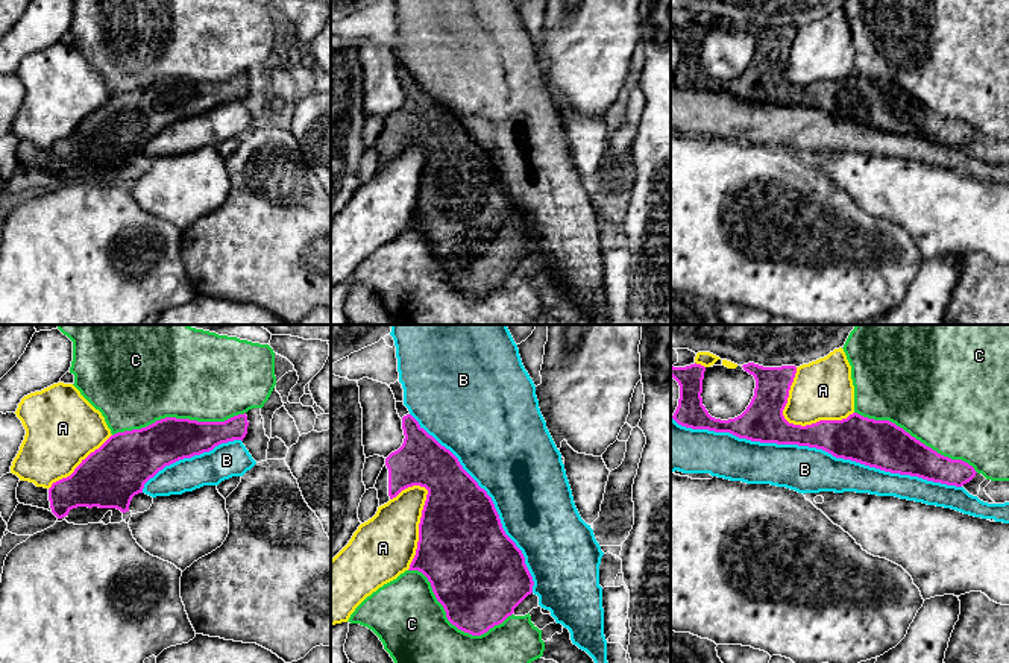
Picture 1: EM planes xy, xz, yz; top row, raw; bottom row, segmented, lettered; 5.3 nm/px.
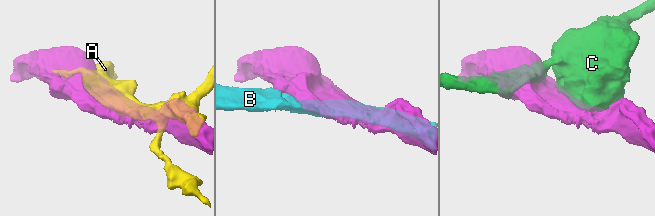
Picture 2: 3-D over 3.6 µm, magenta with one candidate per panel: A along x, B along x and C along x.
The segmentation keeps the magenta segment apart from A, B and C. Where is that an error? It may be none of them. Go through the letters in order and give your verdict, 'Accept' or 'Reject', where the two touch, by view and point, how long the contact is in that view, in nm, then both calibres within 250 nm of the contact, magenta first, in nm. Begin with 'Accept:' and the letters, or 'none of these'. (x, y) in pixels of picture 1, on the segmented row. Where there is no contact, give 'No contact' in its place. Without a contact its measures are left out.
Accept: none of these
A: Reject. Touches magenta at yz (792, 424). Shared border 400 nm. Thickness 220 nm (magenta) against 320 nm
B: Reject. Touches magenta at yz (817, 448). Shared border 1600 nm. Thickness 240 nm (magenta) against 240 nm
C: Reject. Touches magenta at xy (178, 419). Shared border 700 nm. Thickness 240 nm (magenta) against 480 nm

